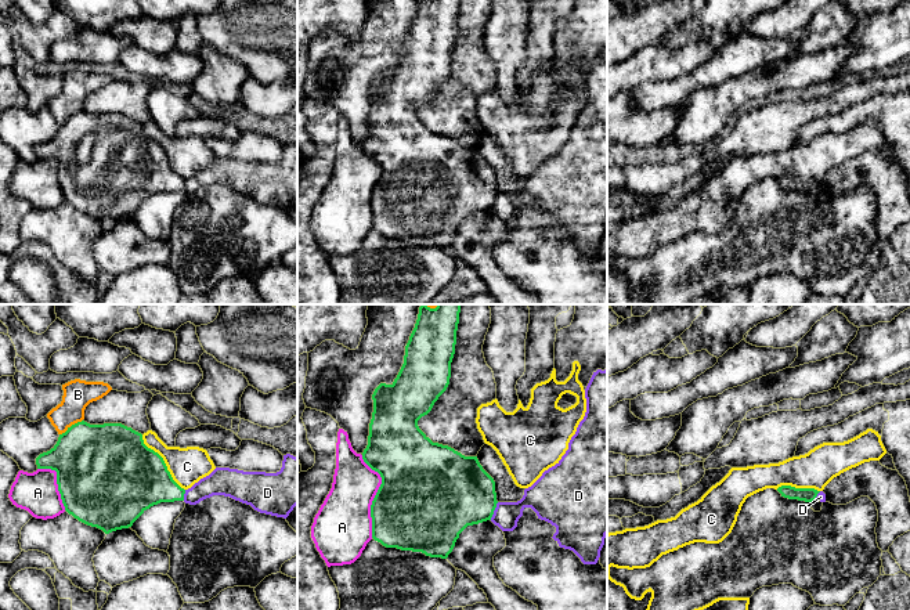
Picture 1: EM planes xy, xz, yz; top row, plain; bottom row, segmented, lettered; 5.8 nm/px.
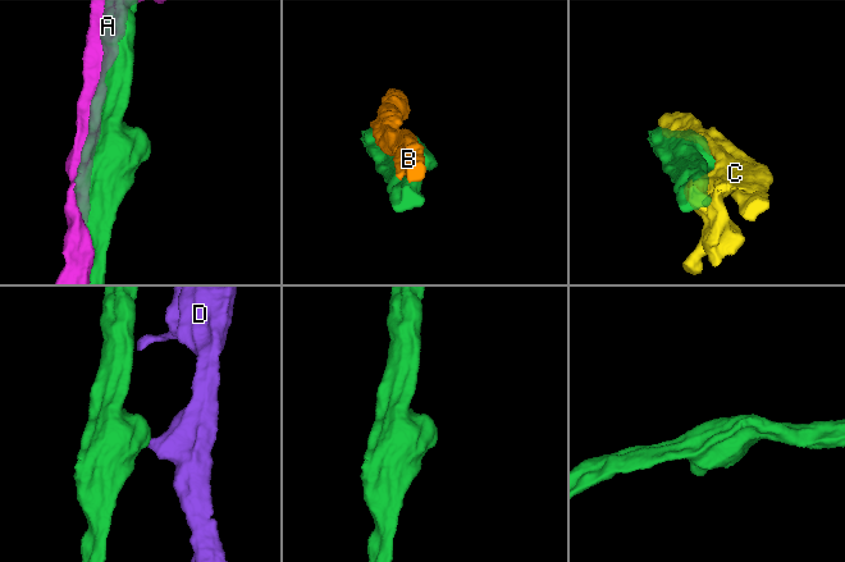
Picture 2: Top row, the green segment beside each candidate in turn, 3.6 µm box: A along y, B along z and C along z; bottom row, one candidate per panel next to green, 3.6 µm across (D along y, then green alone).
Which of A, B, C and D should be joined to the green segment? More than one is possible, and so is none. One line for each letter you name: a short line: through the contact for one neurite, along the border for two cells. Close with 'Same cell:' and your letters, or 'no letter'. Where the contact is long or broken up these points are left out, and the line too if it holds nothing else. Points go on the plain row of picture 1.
Same cell: no letter

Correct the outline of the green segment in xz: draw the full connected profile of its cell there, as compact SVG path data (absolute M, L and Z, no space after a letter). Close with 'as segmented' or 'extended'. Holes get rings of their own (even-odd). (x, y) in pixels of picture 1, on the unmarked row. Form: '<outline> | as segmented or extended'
M419 0L397 68L391 75L380 73L372 84L373 102L368 136L362 142L364 152L382 167L371 195L372 228L386 238L422 242L441 249L448 248L467 216L491 210L498 194L495 172L483 159L477 147L465 147L448 136L433 133L418 116L418 111L431 101L449 75L459 3L461 0Z | as segmented

